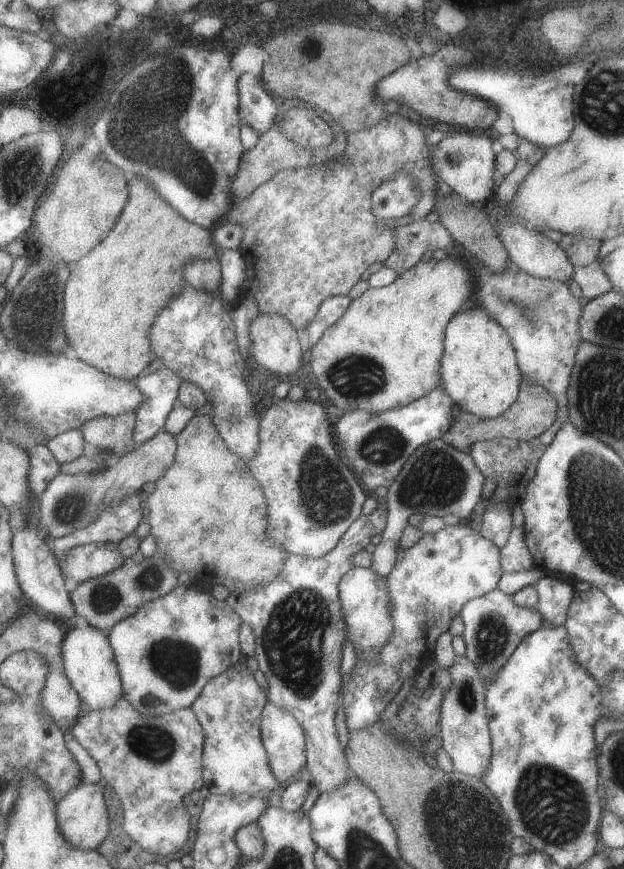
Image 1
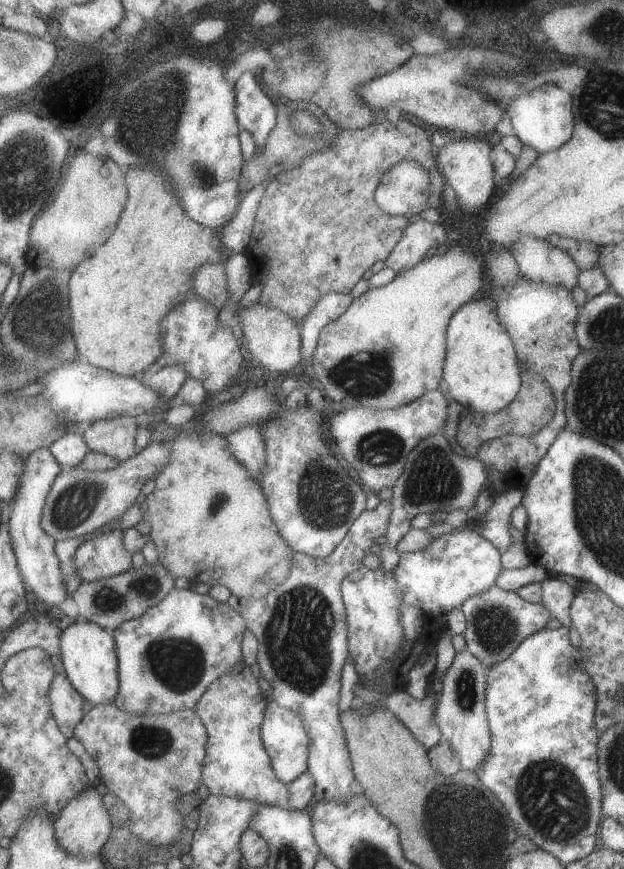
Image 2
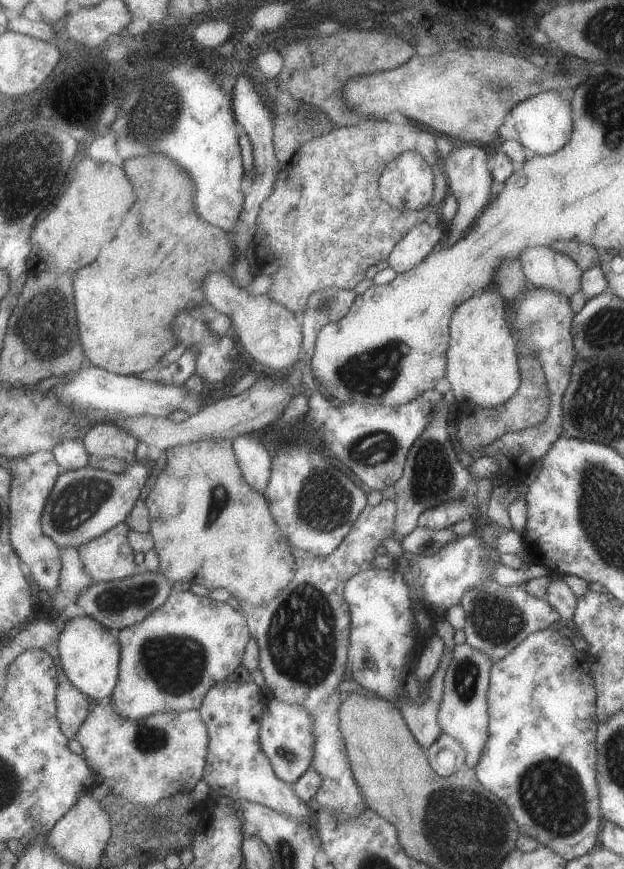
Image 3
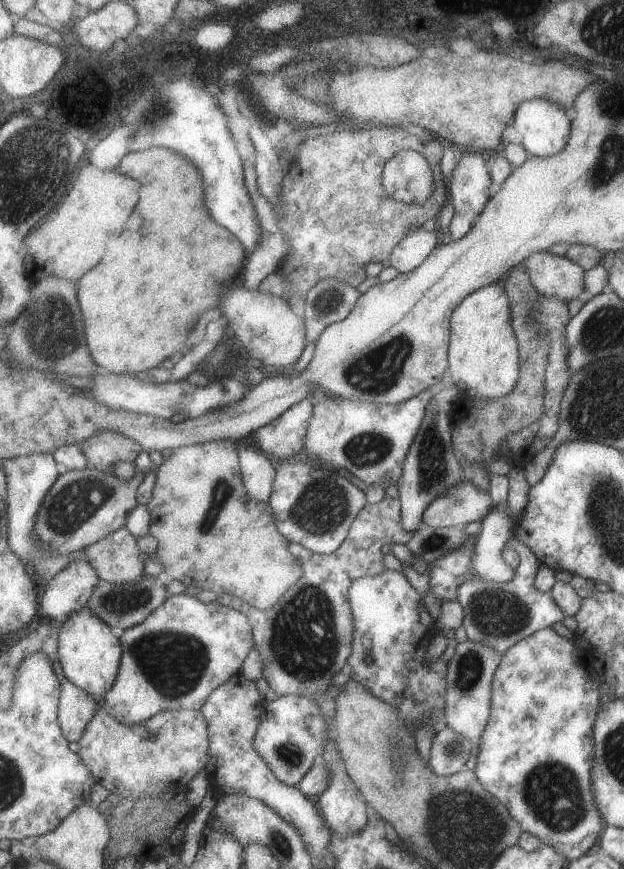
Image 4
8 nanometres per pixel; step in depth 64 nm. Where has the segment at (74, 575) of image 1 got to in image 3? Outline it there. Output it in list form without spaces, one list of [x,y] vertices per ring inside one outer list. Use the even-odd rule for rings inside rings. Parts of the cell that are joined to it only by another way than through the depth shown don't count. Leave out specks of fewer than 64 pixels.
[[[123,522],[103,536],[79,546],[85,572],[95,580],[95,584],[123,580],[143,572],[143,568],[135,562],[137,552],[127,540],[129,532],[127,522]]]

